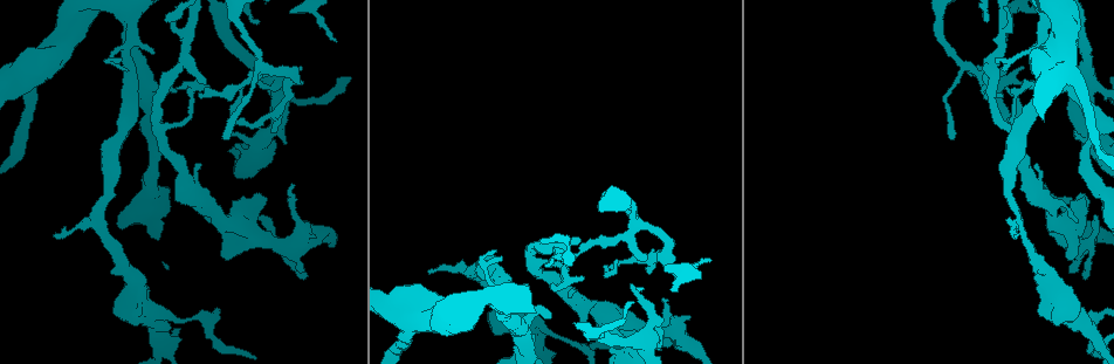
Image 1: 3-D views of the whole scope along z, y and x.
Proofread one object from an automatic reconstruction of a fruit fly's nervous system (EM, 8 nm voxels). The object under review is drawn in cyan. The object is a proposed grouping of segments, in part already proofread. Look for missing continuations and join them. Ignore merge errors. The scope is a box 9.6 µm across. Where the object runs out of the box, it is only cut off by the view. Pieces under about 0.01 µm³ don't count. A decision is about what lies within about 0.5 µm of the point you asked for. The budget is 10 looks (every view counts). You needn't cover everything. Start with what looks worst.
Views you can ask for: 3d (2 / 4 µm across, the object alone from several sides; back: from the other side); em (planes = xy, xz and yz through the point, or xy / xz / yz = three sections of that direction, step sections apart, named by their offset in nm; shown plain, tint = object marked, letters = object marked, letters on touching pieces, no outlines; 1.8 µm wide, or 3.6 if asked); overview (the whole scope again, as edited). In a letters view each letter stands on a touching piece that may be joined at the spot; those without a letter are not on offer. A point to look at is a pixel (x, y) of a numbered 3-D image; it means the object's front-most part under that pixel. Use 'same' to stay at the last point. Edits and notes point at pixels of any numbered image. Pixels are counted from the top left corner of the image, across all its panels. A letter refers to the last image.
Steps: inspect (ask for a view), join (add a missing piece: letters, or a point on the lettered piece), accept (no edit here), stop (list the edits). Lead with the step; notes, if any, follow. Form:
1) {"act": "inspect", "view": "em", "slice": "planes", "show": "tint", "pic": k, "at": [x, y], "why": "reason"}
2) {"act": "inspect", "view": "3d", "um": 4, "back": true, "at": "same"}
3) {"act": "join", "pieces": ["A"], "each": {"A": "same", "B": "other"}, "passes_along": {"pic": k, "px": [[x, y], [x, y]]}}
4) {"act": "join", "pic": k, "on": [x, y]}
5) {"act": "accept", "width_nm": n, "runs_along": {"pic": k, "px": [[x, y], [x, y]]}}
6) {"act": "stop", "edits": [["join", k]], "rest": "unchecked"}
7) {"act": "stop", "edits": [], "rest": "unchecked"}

{"act": "inspect", "view": "em", "slice": "xy", "step": 16, "show": "tint", "pic": 1, "at": [1003, 95]}

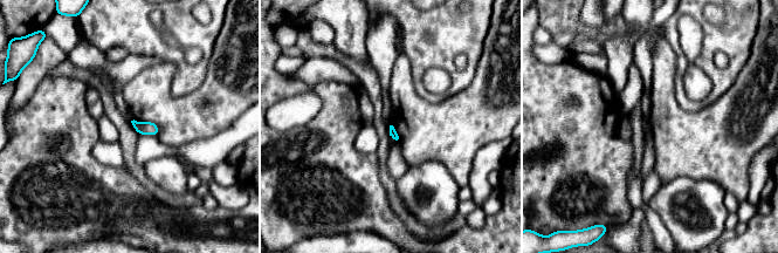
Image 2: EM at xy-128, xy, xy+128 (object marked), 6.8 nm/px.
{"act": "inspect", "view": "em", "slice": "planes", "show": "letters", "at": "same"}

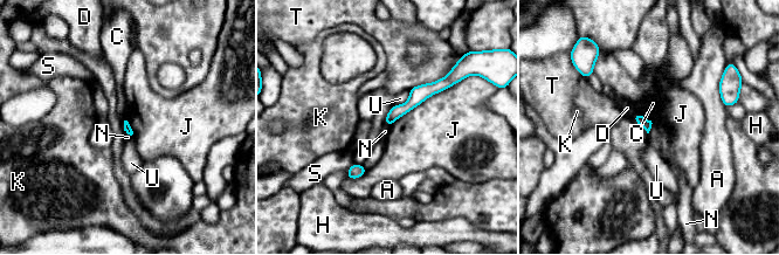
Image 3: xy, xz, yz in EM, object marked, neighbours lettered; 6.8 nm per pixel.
{"act": "accept", "each": {"A": "other", "C": "other", "D": "other", "H": "other", "J": "other", "K": "other", "N": "other", "S": "other", "T": "other", "U": "other"}, "border": {"pic": 3, "px": [[653, 123], [648, 132]]}, "found": "none of them fits"}

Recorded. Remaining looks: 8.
{"act": "inspect", "view": "em", "slice": "xy", "step": 4, "show": "tint", "pic": 1, "at": [1024, 67], "why": "an open end"}

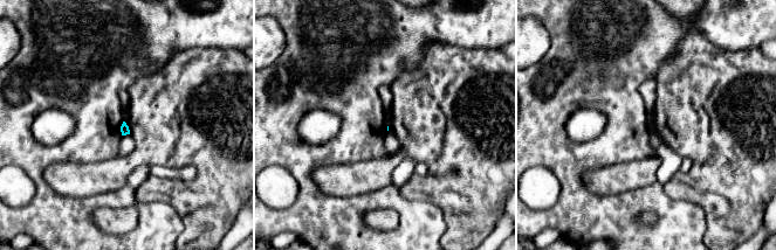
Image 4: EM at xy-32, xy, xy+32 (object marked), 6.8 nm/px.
{"act": "inspect", "view": "em", "slice": "planes", "show": "letters", "at": "same"}

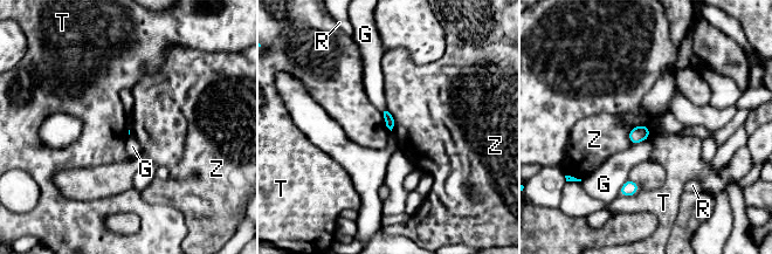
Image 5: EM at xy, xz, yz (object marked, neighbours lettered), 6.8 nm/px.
{"act": "accept", "longest_contact_nm": ["T", 170], "each": {"G": "other", "R": "other", "T": "other", "Z": "other"}, "border": {"pic": 5, "px": [[379, 111], [385, 125], [391, 131]]}, "found": "none of them fits"}

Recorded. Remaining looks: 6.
{"act": "inspect", "view": "3d", "um": 2, "pic": 1, "at": [1047, 19], "why": "branch point"}

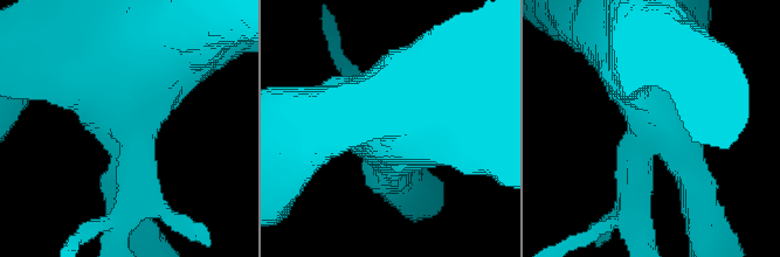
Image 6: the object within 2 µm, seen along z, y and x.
{"act": "inspect", "view": "em", "um": 3.6, "slice": "planes", "show": "tint", "pic": 6, "at": [648, 128], "arms": 4, "why": "shape alone is not enough"}

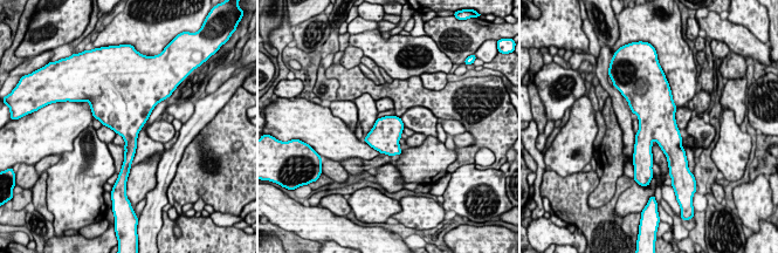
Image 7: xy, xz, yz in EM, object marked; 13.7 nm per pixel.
{"act": "inspect", "view": "em", "um": 3.6, "slice": "planes", "show": "letters", "at": "same"}

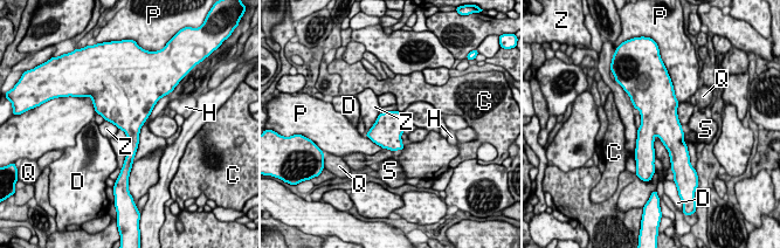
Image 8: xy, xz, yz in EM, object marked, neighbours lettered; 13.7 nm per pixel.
{"act": "accept", "each": {"C": "other", "D": "other", "H": "other", "P": "other", "Q": "other", "S": "other", "Z": "other"}, "border": {"pic": 8, "px": [[379, 112], [374, 124], [365, 135]]}, "found": "none of them fits"}

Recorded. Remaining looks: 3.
{"act": "inspect", "view": "3d", "um": 2, "pic": 1, "at": [209, 223], "why": "branch stops here"}

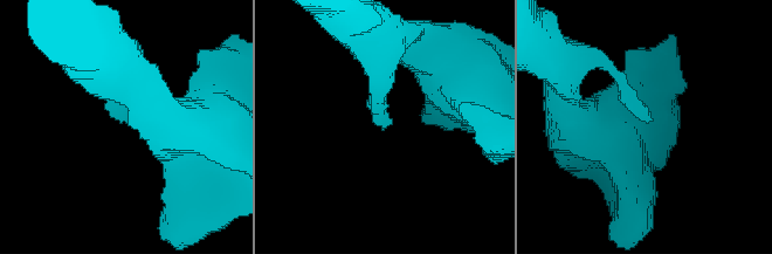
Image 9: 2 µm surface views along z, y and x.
{"act": "inspect", "view": "em", "slice": "planes", "show": "tint", "pic": 9, "at": [387, 123], "why": "now the EM"}

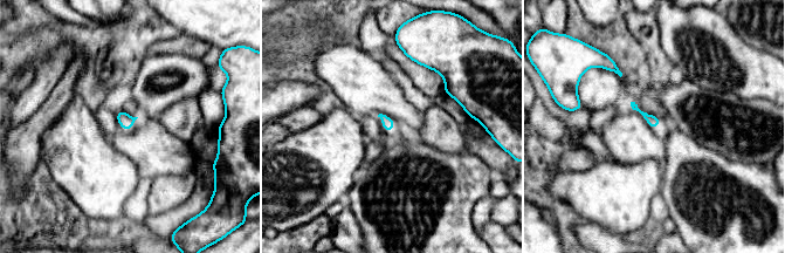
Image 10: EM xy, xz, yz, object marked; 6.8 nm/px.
{"act": "inspect", "view": "em", "slice": "planes", "show": "letters", "at": "same"}

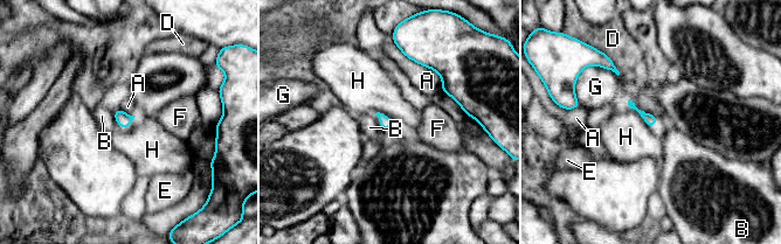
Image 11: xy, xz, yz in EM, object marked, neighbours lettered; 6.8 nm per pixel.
{"act": "accept", "each": {"A": "other", "B": "other", "D": "other", "E": "other", "F": "other", "G": "other", "H": "other"}, "border": {"pic": 11, "px": [[624, 103], [633, 107], [645, 122]]}, "found": "no lettered piece goes on from it"}

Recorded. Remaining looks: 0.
{"act": "stop", "edits": [], "rest": "unchecked"}

